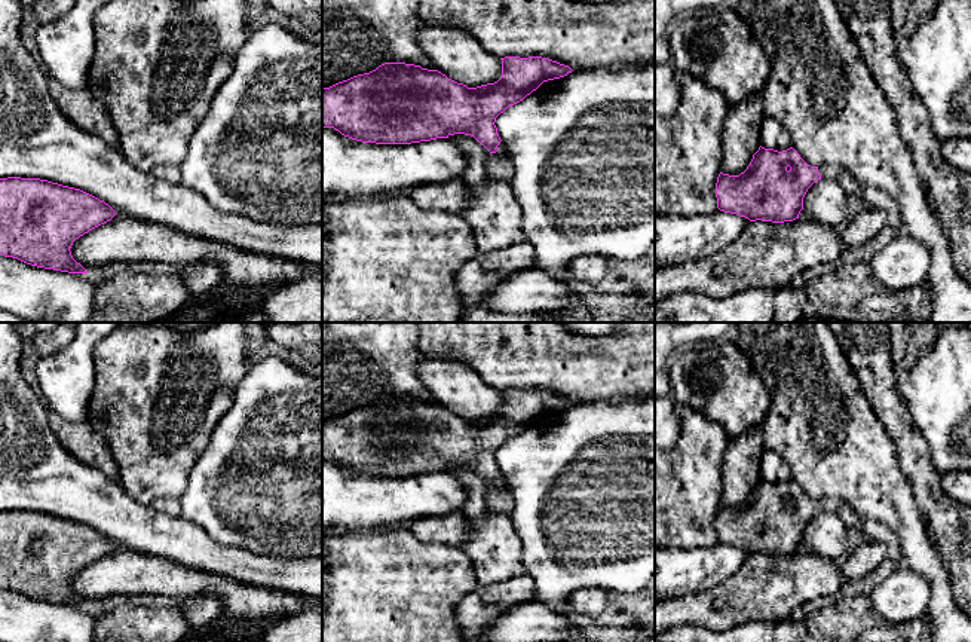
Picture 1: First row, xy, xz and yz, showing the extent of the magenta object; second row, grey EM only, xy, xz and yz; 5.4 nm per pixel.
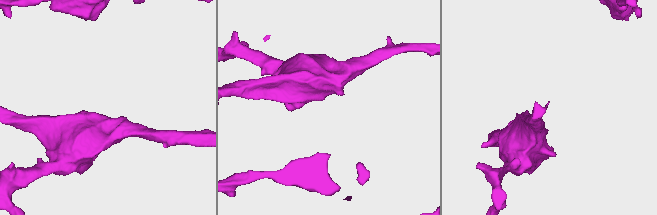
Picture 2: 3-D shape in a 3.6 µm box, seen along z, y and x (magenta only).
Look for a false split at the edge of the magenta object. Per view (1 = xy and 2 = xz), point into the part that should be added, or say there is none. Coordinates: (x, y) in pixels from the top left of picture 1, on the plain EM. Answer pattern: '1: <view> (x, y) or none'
1: none
2: xz (499, 500)

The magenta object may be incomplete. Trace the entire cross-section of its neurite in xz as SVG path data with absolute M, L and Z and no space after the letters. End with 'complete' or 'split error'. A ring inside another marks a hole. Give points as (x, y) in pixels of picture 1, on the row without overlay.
M542 389L500 392L502 410L477 421L457 416L438 403L405 395L385 395L370 406L322 422L322 461L334 461L352 473L376 477L411 477L448 471L454 467L471 468L490 484L488 510L511 513L512 493L496 483L502 474L494 458L496 450L509 438L523 434L543 415L564 410L573 403Z; split error

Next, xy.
M0 511L0 588L68 606L88 606L71 588L71 578L117 545L104 534L74 520L40 511Z; complete

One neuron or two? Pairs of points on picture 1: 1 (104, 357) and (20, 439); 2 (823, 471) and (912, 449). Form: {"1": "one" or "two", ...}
{"1": "two", "2": "two"}

